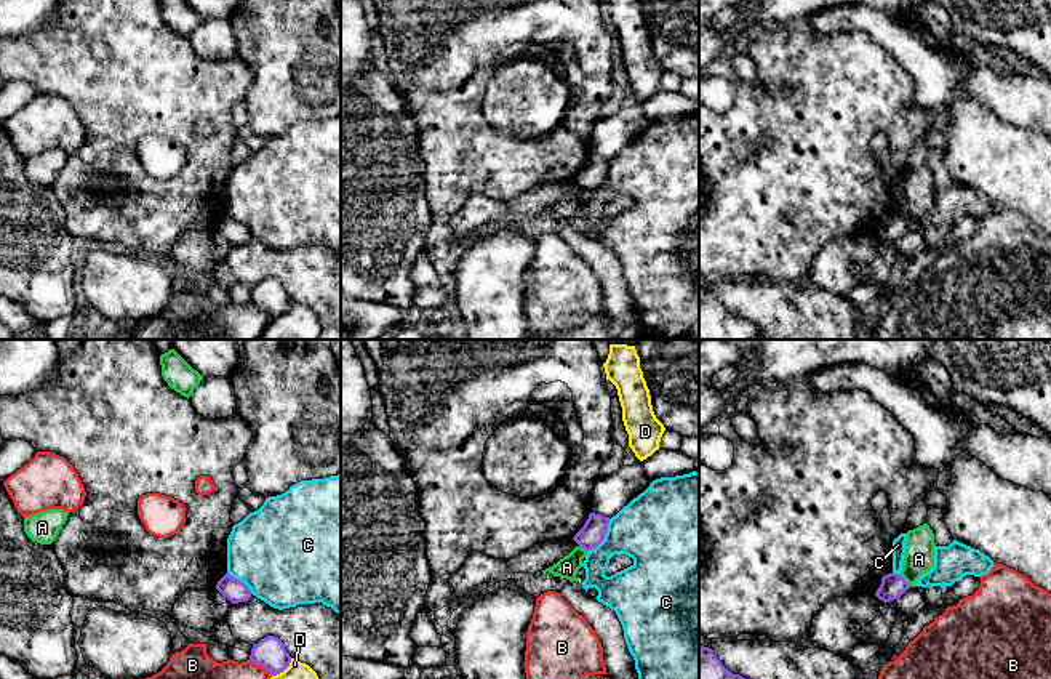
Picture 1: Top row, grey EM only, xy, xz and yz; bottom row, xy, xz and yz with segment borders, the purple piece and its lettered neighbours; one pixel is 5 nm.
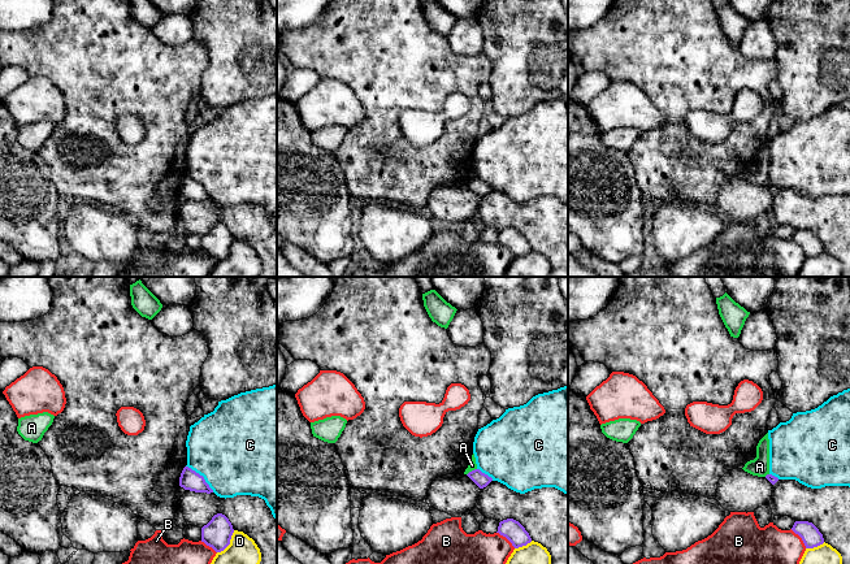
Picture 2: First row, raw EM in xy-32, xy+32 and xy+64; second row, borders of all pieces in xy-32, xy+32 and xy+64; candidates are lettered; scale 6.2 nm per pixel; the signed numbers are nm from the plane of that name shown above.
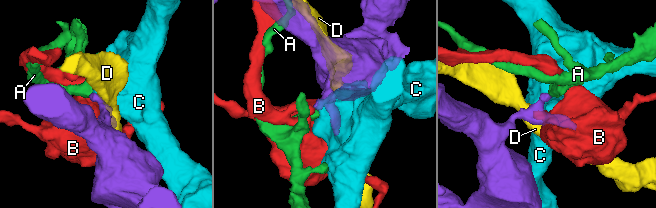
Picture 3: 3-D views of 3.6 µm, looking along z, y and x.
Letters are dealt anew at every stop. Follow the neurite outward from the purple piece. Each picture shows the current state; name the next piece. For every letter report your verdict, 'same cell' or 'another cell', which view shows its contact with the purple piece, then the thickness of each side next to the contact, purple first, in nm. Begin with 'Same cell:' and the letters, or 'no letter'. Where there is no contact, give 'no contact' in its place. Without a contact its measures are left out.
Same cell: no letter
A: another cell | yz | 120/150 nm
B: another cell | xy | 160/100 nm
C: another cell | xz | 120/360 nm
D: another cell | xy | 160/90 nm

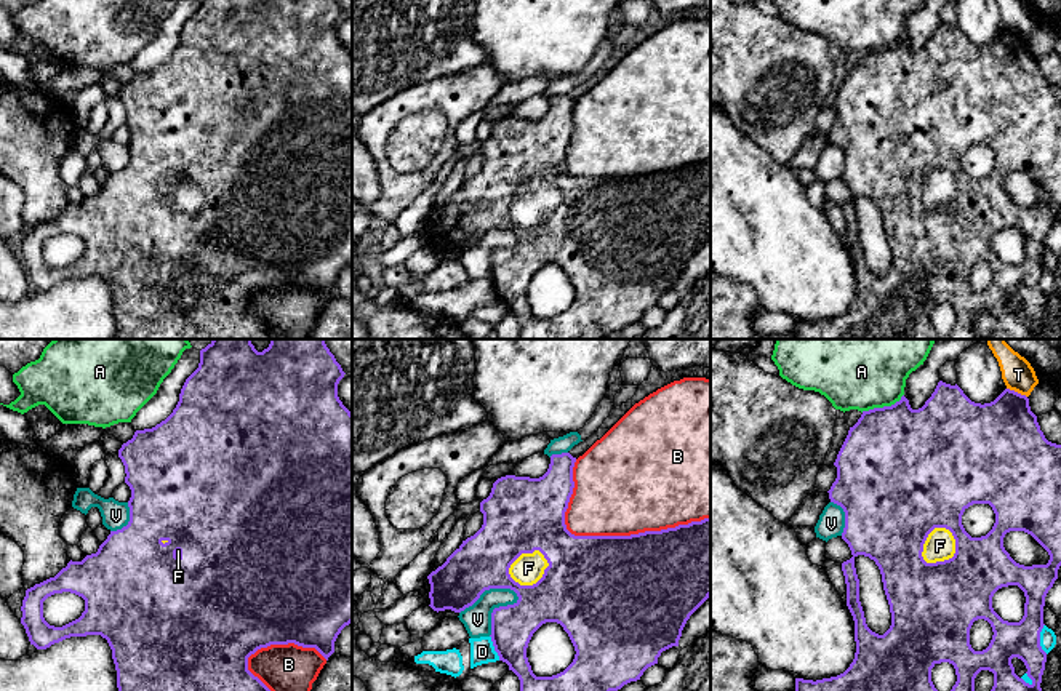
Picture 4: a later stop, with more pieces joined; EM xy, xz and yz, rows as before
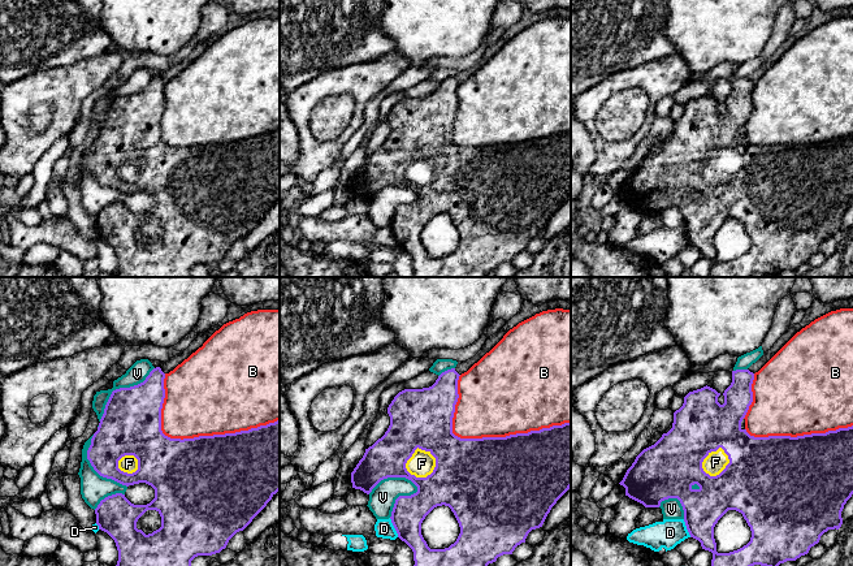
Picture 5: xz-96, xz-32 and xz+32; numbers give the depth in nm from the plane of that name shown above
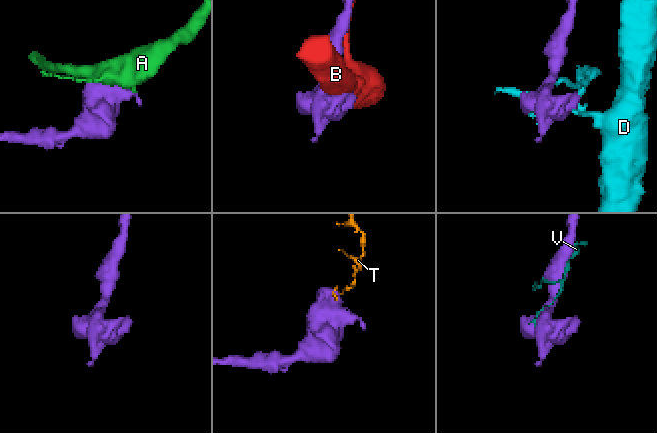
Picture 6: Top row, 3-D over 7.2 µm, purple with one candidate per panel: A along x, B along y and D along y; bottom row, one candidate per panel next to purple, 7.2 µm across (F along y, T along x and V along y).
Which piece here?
Same cell: F
A: another cell | yz | 500/460 nm
B: another cell | xz | 500/460 nm
D: another cell | yz | 180/80 nm
F: same cell | yz | 480/150 nm
T: another cell | yz | 380/160 nm
V: another cell | xz | 280/140 nm

